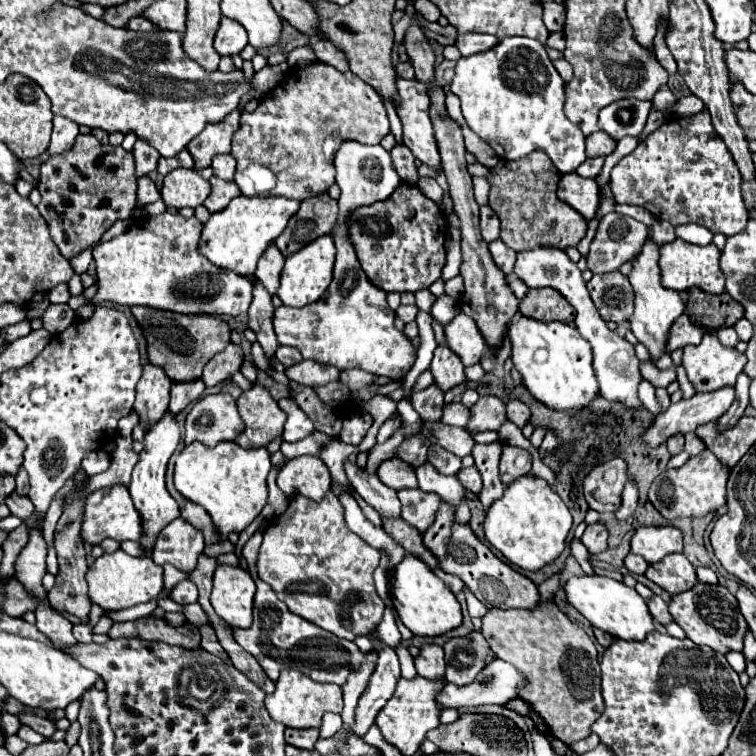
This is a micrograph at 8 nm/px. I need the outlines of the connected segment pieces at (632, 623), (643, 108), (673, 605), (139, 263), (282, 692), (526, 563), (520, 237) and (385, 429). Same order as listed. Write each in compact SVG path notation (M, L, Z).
M599 575L573 577L565 585L565 593L567 593L569 603L583 617L587 617L593 627L597 627L613 637L619 637L625 641L643 641L649 633L653 633L657 629L647 603L641 599L641 595L635 589L623 585L621 581L615 581L609 577L599 577Z
M621 99L619 103L611 103L603 107L599 113L599 127L615 141L621 137L637 137L647 121L651 103L639 99Z
M697 583L693 589L675 595L669 603L669 611L673 615L673 621L687 633L693 643L707 645L723 655L727 655L729 651L743 651L743 639L749 627L739 611L735 595L731 595L723 585Z
M179 213L145 215L129 225L129 229L111 241L103 241L93 249L97 263L97 293L93 305L115 301L119 305L145 305L153 309L175 311L183 315L231 315L247 313L251 305L251 281L229 269L213 271L213 265L199 255L201 221L185 219Z
M283 669L279 675L279 681L275 683L275 691L265 697L265 707L277 723L283 723L291 729L309 729L309 727L321 727L321 719L325 713L341 713L343 709L343 697L341 687L331 683L317 683L313 679L307 679L307 675L295 671L295 669Z
M525 475L507 485L505 495L489 507L485 517L485 537L507 557L509 563L527 571L539 571L563 553L571 525L573 517L567 505L549 487L549 483L545 479Z
M533 151L531 155L525 155L523 159L517 159L517 161L499 161L493 167L491 175L487 177L491 185L489 207L501 219L501 241L517 253L529 251L535 247L559 247L565 251L567 247L577 247L577 243L587 233L587 221L575 209L559 201L559 197L555 195L559 179L557 177L553 179L553 169L555 165L551 163L551 159L547 159L547 155L543 155L543 151Z
M395 411L385 423L383 423L383 427L379 429L379 435L377 435L377 443L383 443L383 441L387 441L399 427L403 427L403 417L401 417L401 413L399 411Z

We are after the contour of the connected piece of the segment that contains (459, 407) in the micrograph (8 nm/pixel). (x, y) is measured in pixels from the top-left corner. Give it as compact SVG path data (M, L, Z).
M451 403L445 405L443 409L443 423L447 425L457 425L457 427L465 427L469 421L469 407L465 407L463 403Z

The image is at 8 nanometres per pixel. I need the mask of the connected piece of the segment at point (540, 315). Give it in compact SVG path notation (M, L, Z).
M529 289L519 305L519 313L543 323L571 323L575 319L575 309L567 305L563 295L559 295L559 291L555 289Z

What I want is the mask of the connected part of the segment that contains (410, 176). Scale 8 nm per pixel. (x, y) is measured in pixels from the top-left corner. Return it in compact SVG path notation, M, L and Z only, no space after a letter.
M395 145L395 149L391 151L393 157L393 165L401 177L401 181L409 187L413 187L417 183L417 167L415 167L415 157L411 155L411 151L405 145Z

